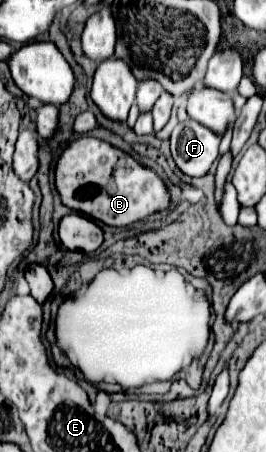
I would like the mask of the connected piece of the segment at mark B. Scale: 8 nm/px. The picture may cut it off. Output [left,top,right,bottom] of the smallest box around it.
[55,137,169,227]

